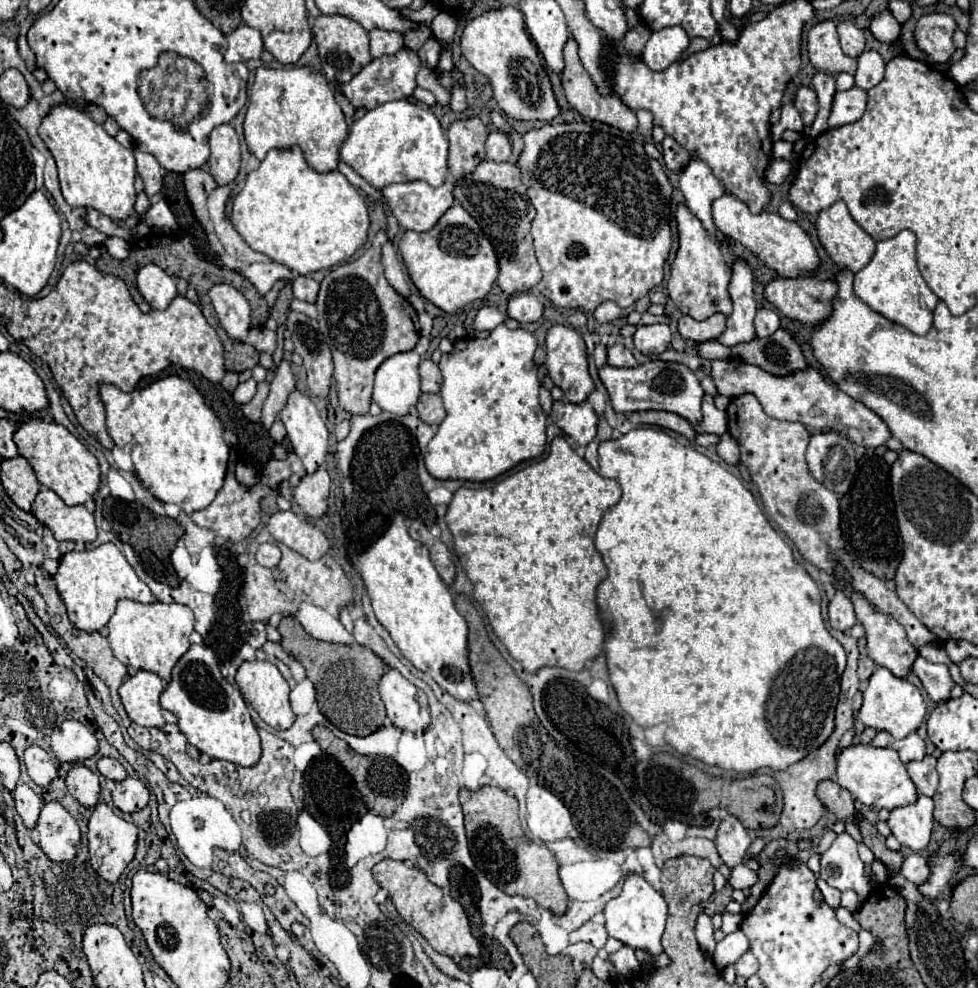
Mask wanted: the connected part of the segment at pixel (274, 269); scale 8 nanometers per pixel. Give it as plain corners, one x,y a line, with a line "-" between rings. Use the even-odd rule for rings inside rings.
266,262
266,264
250,264
242,270
242,274
256,286
258,294
264,296
278,280
292,282
292,272
278,262

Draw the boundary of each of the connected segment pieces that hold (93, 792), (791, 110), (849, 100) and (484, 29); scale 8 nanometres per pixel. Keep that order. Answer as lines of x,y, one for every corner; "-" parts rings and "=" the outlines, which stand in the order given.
76,764
66,776
68,792
86,808
94,808
100,800
98,776
82,764
=
786,104
786,106
782,106
780,110
782,110
782,118
780,118
780,122
778,122
776,126
770,128
774,140
780,140
780,136
782,136
784,130
804,130
800,112
794,108
794,104
=
850,88
844,92
836,92
832,100
832,110
828,118
828,128
852,124
862,118
866,106
866,92
862,88
=
504,6
496,10
486,10
472,18
462,30
462,54
468,62
482,74
488,76
494,88
494,98
498,106
510,118
518,120
544,120
550,122
560,114
548,74
538,62
538,50
530,42
524,26
524,16
514,6

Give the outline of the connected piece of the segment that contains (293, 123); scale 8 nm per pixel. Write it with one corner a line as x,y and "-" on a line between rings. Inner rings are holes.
312,66
258,68
248,94
244,134
250,152
258,160
262,160
272,148
300,146
310,168
320,172
336,170
340,146
348,136
348,124
342,108
334,100
332,88
320,72
314,72

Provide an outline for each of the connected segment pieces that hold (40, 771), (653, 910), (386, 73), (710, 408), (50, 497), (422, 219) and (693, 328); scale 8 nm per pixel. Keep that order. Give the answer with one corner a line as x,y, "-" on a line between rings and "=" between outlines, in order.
30,746
26,750
24,764
26,764
26,770
28,770
30,778
40,788
46,788
54,780
54,776
56,776
54,762
50,760
48,752
44,752
40,746
=
640,874
626,876
620,896
606,902
604,916
606,916
606,930
612,938
622,940
630,948
644,948
644,950
652,952
654,956
662,952
660,938
664,932
664,922
666,922
666,900
=
402,48
396,54
386,54
380,58
374,58
368,66
364,66
348,84
340,86
340,90
344,92
344,96
350,98
354,108
376,108
378,104
390,102
390,100
404,100
408,96
412,96
414,88
416,88
416,74
420,70
420,58
418,52
410,50
410,48
=
704,396
704,400
702,400
702,412
704,412
702,422
694,426
698,434
702,434
702,432
724,434
728,430
726,428
726,412
724,410
718,410
714,406
714,398
712,396
=
40,490
32,502
32,514
52,530
56,540
94,542
96,524
86,506
66,506
64,500
52,490
=
414,180
414,182
400,182
400,184
390,184
388,188
382,190
382,194
388,200
390,210
394,212
394,216
398,218
400,226
404,230
414,230
414,232
428,232
436,226
436,222
440,220
440,216
454,204
454,184
452,182
444,182
438,188
432,188
428,182
424,180
=
720,312
712,314
706,320
700,320
700,322
690,316
682,316
678,320
680,336
686,340
692,340
692,342
704,342
704,340
718,338
724,332
724,326
726,326
726,316

